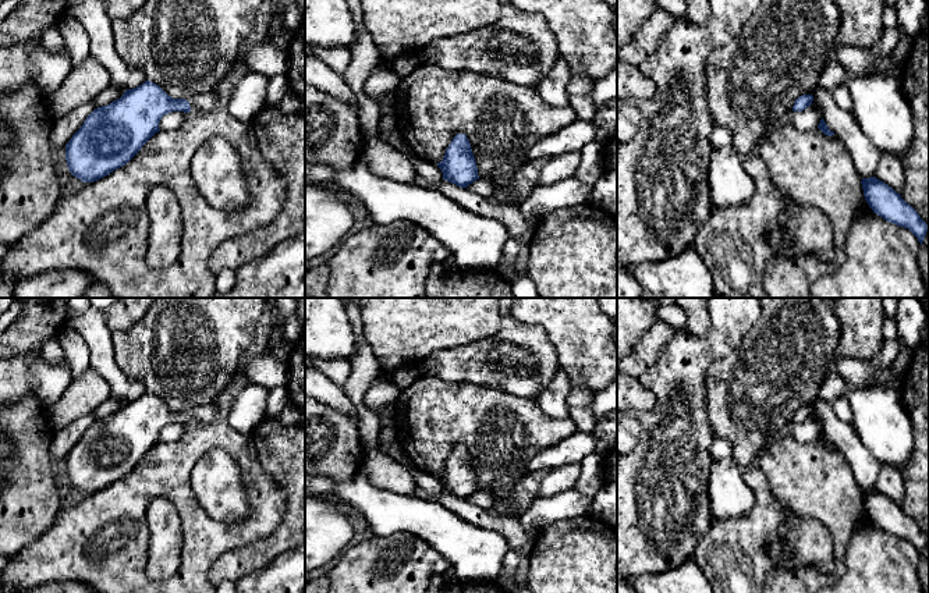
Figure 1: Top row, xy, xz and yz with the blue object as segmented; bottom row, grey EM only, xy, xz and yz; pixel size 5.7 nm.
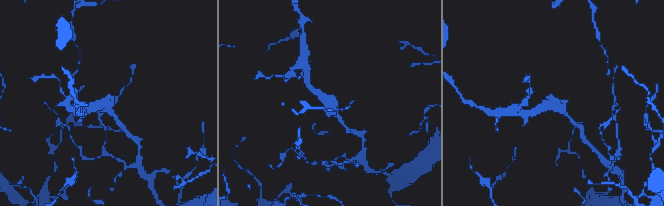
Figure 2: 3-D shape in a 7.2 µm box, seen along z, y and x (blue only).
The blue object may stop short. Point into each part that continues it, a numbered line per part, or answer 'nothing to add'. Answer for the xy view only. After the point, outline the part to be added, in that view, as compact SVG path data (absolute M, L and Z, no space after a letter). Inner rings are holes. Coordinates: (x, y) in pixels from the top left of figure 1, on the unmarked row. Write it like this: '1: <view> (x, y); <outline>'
1: xy (206, 414); M213 404L196 406L189 412L192 423L212 425L217 420L217 408Z

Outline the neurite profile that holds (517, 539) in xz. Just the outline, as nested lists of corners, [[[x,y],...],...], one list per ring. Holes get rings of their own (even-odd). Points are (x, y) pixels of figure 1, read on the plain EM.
[[[418,487],[412,496],[428,501],[436,501],[471,525],[501,533],[507,539],[510,548],[515,548],[521,553],[517,583],[520,587],[528,587],[529,553],[533,546],[533,537],[528,536],[520,528],[518,519],[493,515],[487,509],[474,505],[467,500],[457,498],[446,491],[433,496]]]

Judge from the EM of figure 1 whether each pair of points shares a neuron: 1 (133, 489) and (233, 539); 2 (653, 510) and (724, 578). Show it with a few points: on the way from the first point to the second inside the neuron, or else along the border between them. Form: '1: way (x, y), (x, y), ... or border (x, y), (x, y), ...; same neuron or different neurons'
1: way (158, 489), (169, 489), (208, 528); same neuron
2: border (709, 519), (706, 535), (697, 544), (691, 560); different neurons

